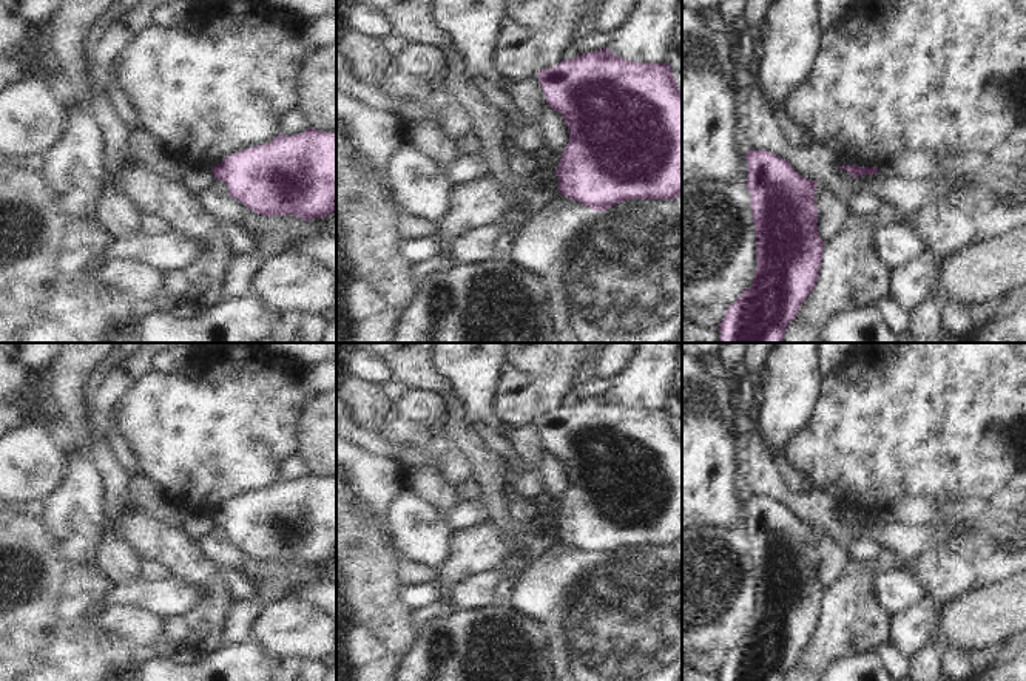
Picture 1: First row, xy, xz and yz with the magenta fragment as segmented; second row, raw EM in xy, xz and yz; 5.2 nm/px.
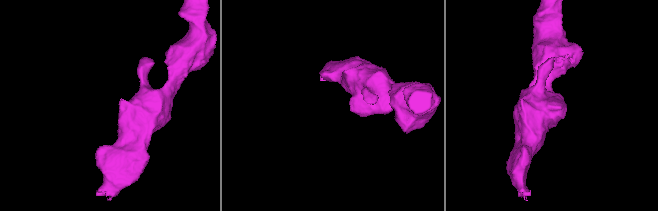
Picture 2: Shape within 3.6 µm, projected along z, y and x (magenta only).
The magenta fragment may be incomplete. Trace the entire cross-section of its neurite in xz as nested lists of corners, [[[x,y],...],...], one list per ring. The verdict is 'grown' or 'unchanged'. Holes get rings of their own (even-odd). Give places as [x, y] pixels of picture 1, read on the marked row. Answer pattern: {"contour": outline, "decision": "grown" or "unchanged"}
{"contour": [[[608,48],[565,59],[555,68],[537,73],[546,103],[566,122],[569,142],[555,168],[559,193],[596,212],[606,212],[629,199],[676,199],[682,193],[682,91],[671,66],[629,62]]], "decision": "unchanged"}

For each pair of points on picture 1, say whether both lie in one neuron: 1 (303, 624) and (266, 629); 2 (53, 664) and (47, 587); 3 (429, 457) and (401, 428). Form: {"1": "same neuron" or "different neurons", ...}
{"1": "same neuron", "2": "different neurons", "3": "same neuron"}

